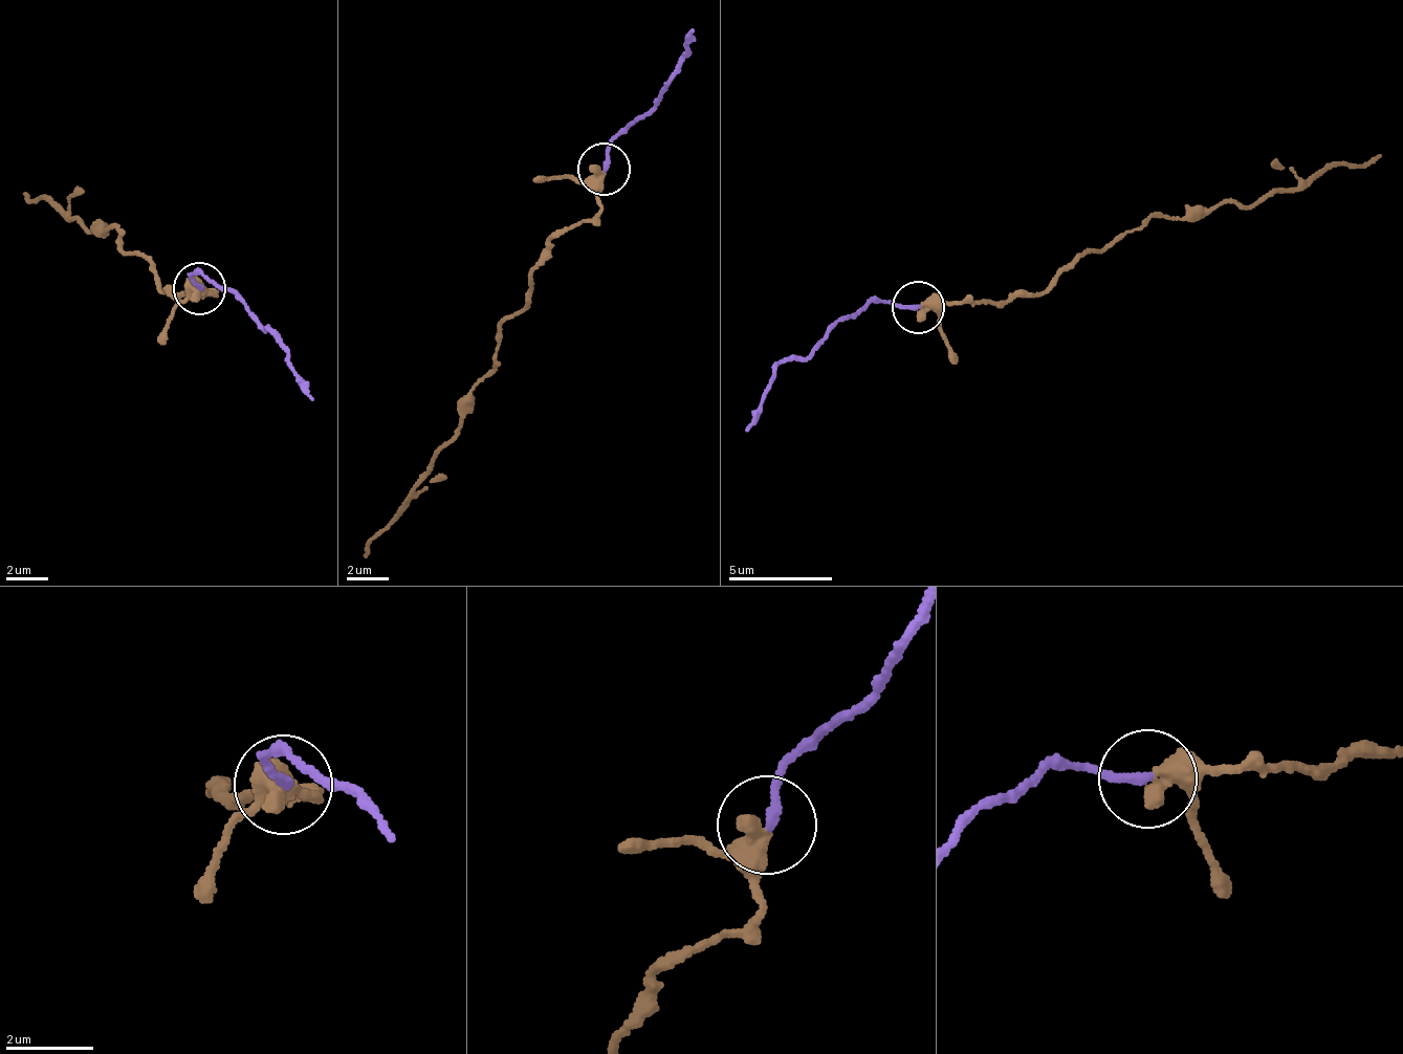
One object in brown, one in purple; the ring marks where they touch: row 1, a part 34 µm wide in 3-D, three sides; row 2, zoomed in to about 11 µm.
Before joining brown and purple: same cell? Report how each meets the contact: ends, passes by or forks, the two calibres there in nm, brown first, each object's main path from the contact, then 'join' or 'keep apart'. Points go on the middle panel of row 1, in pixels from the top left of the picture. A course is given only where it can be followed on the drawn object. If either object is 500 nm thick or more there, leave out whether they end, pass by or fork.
brown passes by; purple ends; calibres 380 and 220 nm; course brown (601, 168), (592, 222), (551, 237), (491, 368), (464, 407), (456, 433), (439, 448), (365, 558); course purple (601, 168), (615, 137), (666, 86), (694, 27); join

